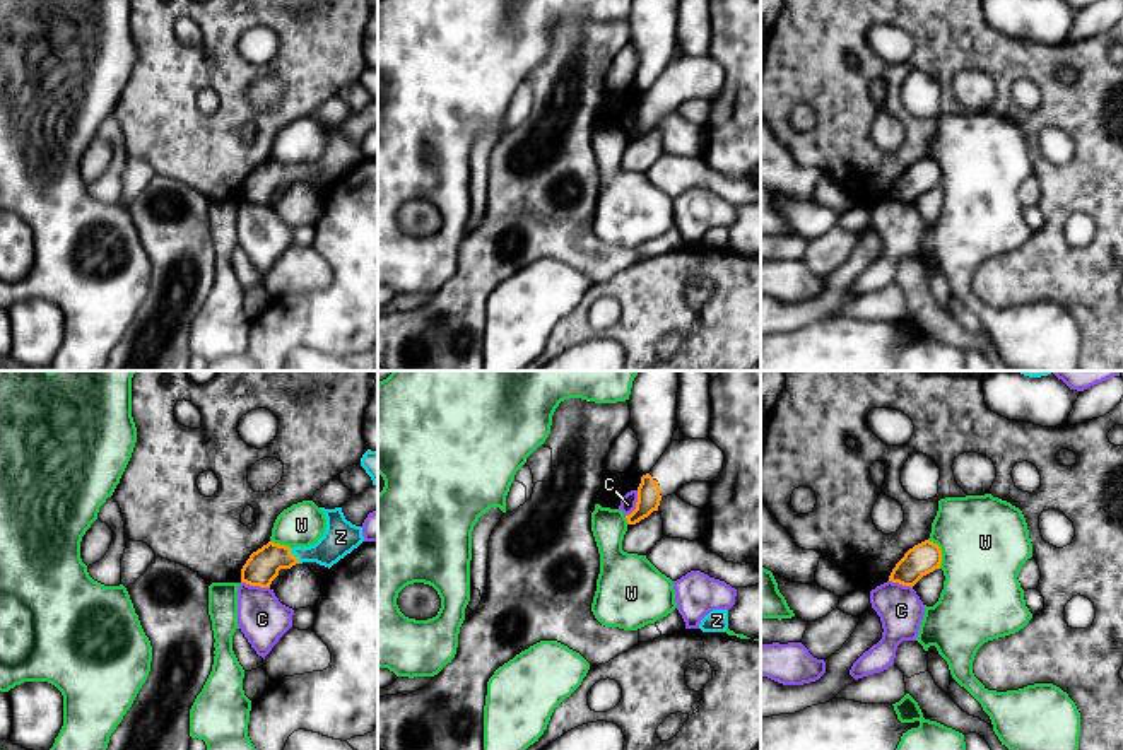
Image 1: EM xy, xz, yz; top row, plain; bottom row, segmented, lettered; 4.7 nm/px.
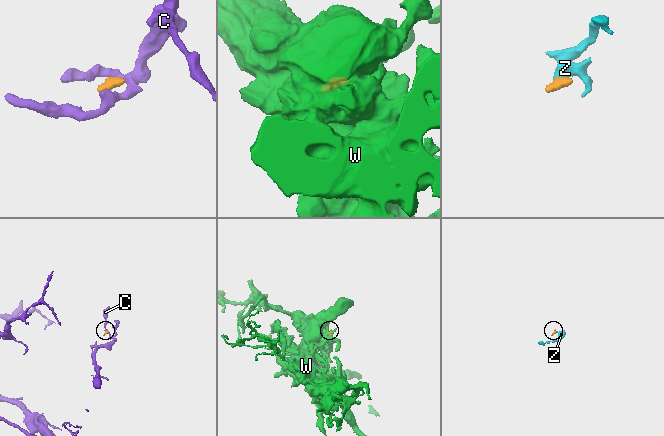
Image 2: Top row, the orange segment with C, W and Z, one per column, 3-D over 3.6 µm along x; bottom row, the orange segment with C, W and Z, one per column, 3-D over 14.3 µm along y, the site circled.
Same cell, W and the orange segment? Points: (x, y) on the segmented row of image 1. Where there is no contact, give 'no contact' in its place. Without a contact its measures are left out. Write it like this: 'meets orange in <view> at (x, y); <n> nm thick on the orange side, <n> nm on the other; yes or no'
meets orange in yz at (940, 552); 150 nm thick on the orange side, 420 nm on the other; no

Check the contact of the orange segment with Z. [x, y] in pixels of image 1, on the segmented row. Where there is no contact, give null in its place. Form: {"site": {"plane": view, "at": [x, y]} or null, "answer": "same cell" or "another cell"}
{"site": {"plane": "xy", "at": [294, 556]}, "answer": "same cell"}

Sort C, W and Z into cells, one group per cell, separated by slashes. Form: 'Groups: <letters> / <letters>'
Groups: C / W / Z

